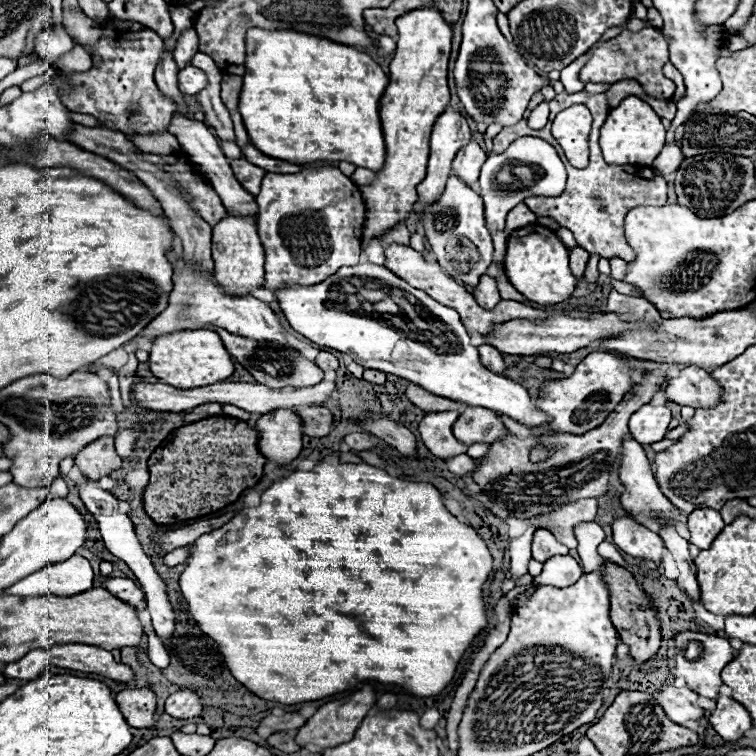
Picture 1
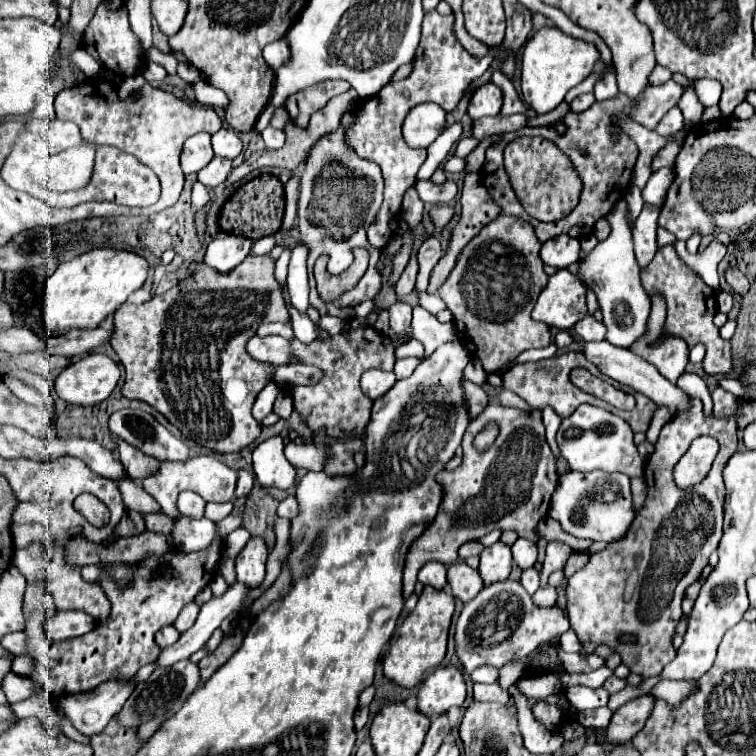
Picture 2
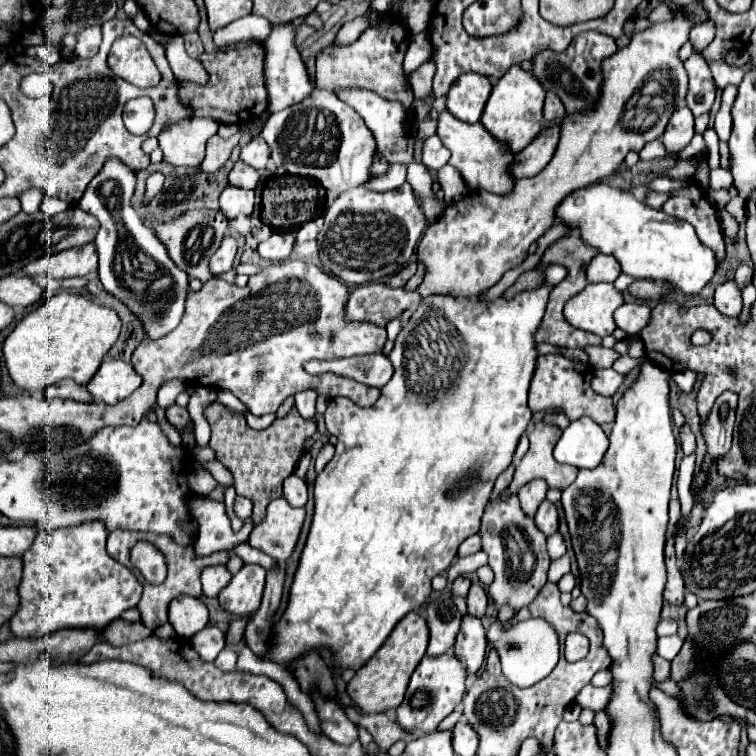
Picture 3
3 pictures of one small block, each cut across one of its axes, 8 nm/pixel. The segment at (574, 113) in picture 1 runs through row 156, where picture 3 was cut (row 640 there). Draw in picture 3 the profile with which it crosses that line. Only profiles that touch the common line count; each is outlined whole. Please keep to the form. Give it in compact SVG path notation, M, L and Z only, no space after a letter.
M568 634L566 638L566 660L576 662L588 654L588 638L582 634Z

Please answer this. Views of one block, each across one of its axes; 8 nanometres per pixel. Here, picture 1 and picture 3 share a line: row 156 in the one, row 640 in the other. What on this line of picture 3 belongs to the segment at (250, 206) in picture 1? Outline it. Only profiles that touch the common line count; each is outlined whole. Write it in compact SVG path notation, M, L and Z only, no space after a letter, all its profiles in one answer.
M206 626L192 636L192 646L204 662L214 662L214 658L226 648L226 634L216 626Z

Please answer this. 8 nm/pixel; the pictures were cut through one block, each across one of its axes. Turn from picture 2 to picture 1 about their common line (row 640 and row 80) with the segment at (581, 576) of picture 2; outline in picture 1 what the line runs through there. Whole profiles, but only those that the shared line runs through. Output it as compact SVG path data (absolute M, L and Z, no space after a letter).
M644 28L640 32L622 30L616 38L602 42L598 48L592 50L590 60L580 70L582 82L604 82L614 84L620 80L638 80L648 96L668 100L672 98L676 84L662 74L664 64L670 62L668 54L668 38L658 28Z

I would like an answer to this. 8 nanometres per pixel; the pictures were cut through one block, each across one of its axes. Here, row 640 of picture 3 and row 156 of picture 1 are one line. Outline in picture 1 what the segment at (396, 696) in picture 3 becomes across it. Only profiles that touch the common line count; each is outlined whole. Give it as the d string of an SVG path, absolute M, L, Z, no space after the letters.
M436 8L412 10L396 20L398 38L396 52L390 62L390 82L380 98L380 120L386 144L386 162L368 186L360 186L366 220L362 226L362 248L374 238L382 238L388 230L406 222L416 204L416 186L424 180L428 162L430 130L436 118L450 102L448 90L448 58L452 44L452 28L444 22Z

